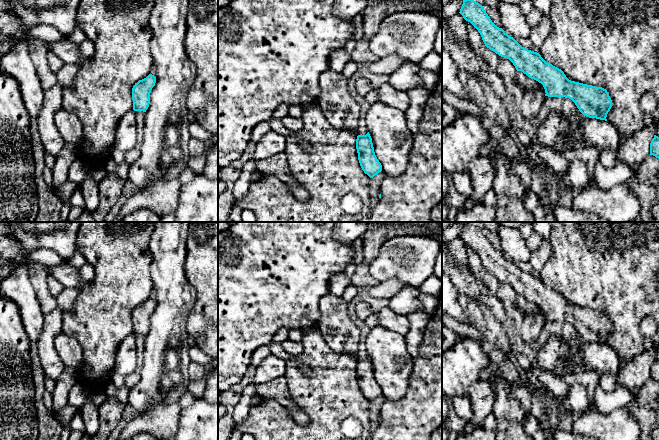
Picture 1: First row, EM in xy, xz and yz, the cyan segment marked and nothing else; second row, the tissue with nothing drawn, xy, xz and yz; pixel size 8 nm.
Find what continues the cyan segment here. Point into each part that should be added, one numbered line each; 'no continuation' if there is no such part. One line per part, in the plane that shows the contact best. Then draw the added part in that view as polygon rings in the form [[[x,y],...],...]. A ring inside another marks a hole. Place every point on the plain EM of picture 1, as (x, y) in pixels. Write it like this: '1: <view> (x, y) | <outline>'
no continuation

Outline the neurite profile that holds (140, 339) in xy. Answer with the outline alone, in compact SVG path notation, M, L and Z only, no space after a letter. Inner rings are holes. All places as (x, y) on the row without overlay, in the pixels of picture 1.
M135 335L136 338L136 372L141 372L143 368L143 358L144 358L144 341L145 336L143 335Z

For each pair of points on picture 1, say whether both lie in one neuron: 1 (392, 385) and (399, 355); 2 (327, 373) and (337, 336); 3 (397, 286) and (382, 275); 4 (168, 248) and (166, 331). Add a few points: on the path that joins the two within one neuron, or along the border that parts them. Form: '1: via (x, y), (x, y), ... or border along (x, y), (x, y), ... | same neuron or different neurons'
1: via (393, 378), (393, 362) | same neuron
2: border along (319, 330), (332, 349), (346, 352), (354, 359) | different neurons
3: border along (379, 282), (399, 279), (408, 285) | different neurons
4: via (168, 269), (169, 310) | same neuron

